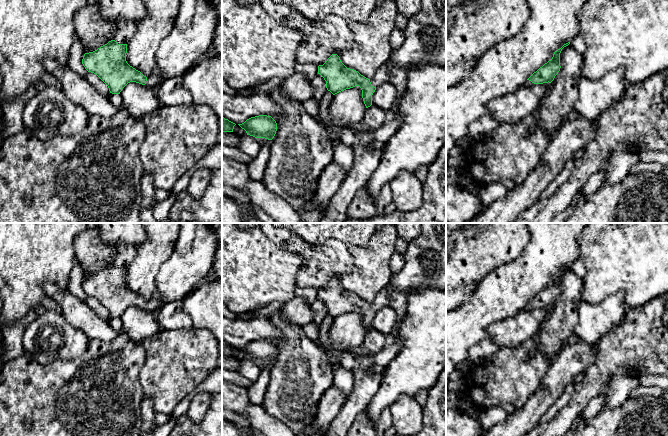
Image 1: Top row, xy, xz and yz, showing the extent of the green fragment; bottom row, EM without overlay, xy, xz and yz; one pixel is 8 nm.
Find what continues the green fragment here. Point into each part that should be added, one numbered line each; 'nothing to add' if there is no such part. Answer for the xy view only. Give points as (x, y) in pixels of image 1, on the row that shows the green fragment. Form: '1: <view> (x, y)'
1: xy (154, 79)

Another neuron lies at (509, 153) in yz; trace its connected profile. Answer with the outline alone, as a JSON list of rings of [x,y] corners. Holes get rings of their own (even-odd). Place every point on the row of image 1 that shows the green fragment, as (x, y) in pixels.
[[[534,114],[516,124],[500,124],[464,150],[461,168],[466,169],[480,185],[505,181],[521,185],[538,165],[551,140],[539,127]]]

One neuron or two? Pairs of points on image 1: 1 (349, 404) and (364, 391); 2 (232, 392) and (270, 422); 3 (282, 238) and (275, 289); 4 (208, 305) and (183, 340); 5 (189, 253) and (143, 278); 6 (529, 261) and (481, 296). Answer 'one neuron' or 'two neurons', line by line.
1: one neuron
2: one neuron
3: two neurons
4: two neurons
5: two neurons
6: one neuron

